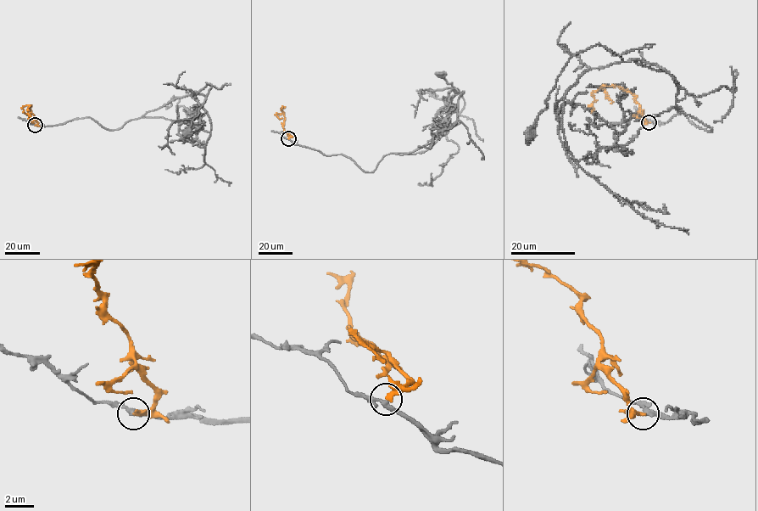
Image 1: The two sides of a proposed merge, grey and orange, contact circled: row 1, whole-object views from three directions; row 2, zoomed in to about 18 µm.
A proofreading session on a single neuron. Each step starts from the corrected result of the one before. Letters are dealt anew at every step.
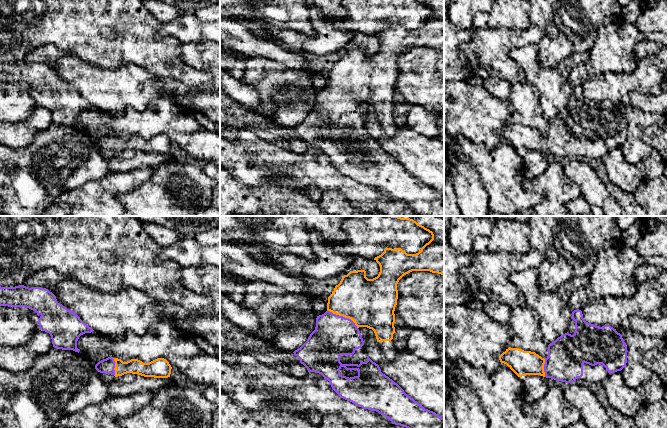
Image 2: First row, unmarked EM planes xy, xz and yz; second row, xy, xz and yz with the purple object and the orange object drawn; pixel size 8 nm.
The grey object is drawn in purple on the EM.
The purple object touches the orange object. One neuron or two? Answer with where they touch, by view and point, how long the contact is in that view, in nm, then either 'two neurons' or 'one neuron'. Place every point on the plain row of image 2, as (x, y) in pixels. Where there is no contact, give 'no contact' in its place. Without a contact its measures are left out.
xz (342, 92) | 300 nm | one neuron

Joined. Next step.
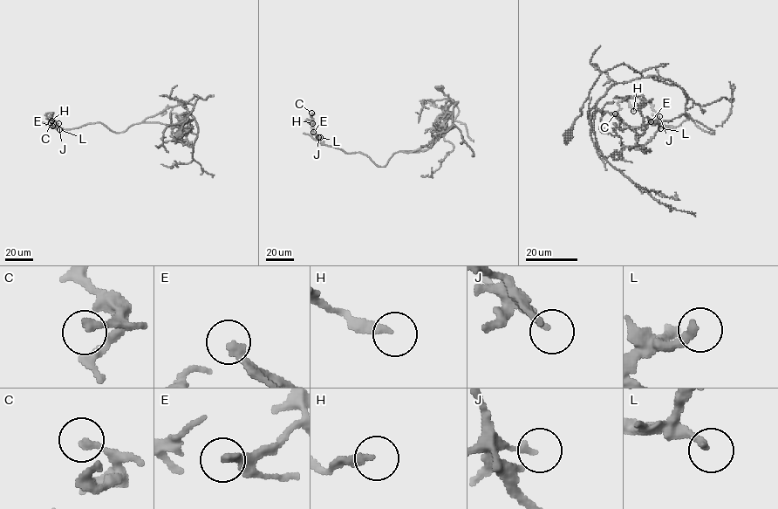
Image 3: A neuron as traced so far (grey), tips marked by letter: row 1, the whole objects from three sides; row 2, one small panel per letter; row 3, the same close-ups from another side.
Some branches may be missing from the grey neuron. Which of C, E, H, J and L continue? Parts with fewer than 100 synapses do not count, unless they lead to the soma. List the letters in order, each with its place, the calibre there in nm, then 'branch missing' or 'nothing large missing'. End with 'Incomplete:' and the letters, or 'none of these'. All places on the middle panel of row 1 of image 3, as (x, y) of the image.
C: place (311, 113); calibre 260 nm; nothing large missing
E: place (313, 132); calibre 280 nm; nothing large missing
H: place (312, 123); calibre 280 nm; nothing large missing
J: place (318, 137); calibre 180 nm; nothing large missing
L: place (320, 137); calibre 280 nm; branch missing
Incomplete: L

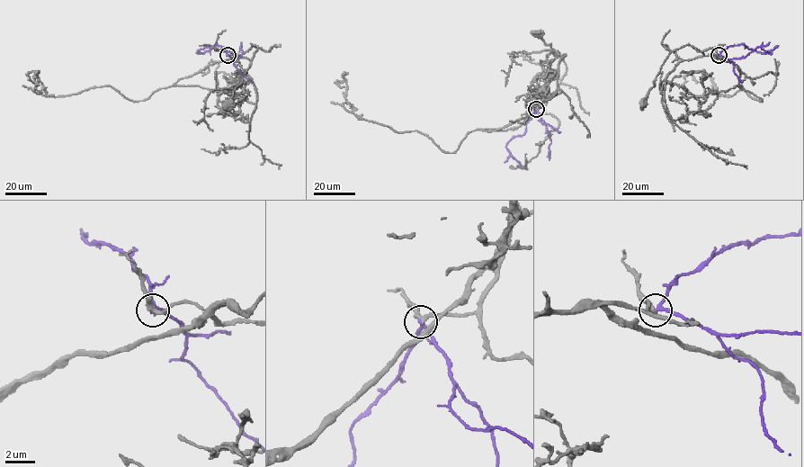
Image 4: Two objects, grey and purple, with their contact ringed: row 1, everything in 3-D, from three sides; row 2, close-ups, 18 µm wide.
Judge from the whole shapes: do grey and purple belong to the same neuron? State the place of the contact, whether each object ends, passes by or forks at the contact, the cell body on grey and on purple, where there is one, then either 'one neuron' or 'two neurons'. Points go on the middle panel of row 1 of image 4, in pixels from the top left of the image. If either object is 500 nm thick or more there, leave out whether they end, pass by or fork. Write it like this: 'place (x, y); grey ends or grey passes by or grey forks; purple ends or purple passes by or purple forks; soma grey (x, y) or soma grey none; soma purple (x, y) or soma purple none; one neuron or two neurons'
place (536, 109); grey passes by; purple passes by; soma grey (537, 33); soma purple none; two neurons

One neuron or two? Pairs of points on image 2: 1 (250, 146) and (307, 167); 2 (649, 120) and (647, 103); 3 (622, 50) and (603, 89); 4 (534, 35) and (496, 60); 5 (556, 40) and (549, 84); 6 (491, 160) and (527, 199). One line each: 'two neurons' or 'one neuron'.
1: one neuron
2: two neurons
3: two neurons
4: one neuron
5: two neurons
6: one neuron

